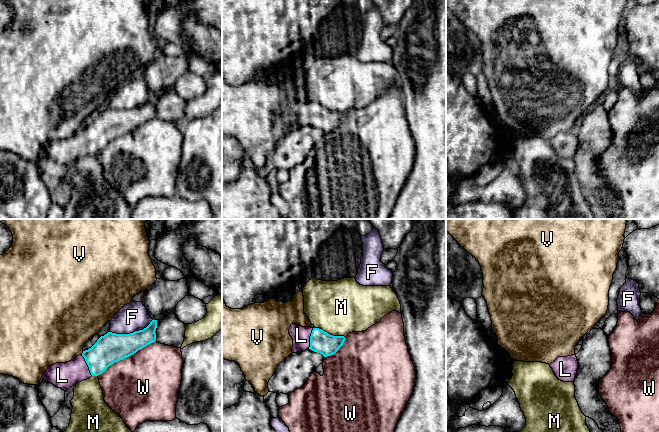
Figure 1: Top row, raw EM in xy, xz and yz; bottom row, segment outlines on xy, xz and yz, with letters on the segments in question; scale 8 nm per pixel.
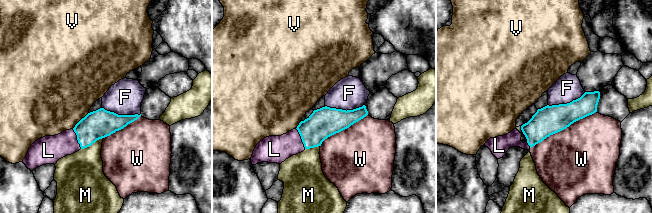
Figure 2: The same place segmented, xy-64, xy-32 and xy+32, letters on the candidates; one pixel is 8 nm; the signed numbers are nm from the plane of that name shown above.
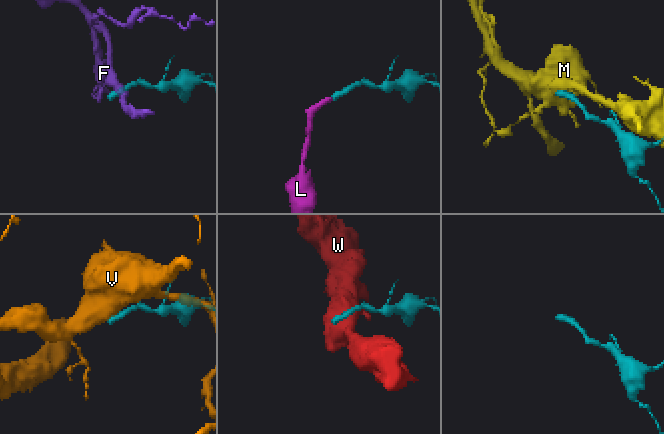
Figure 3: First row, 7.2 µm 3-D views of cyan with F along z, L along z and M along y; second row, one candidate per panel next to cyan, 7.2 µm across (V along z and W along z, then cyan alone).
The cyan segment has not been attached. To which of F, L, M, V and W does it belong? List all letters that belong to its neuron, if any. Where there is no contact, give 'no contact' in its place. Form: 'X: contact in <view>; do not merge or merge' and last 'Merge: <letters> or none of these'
F: contact in xy; do not merge
L: contact in xy; merge
M: contact in xz; do not merge
V: contact in xy; do not merge
W: contact in xy; do not merge
Merge: L

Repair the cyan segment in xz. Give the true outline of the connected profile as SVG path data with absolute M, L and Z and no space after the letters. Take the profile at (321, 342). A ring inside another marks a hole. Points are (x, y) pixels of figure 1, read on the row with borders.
M291 324L289 334L293 339L292 353L312 350L324 357L335 354L345 341L344 336L333 336L319 328Z

